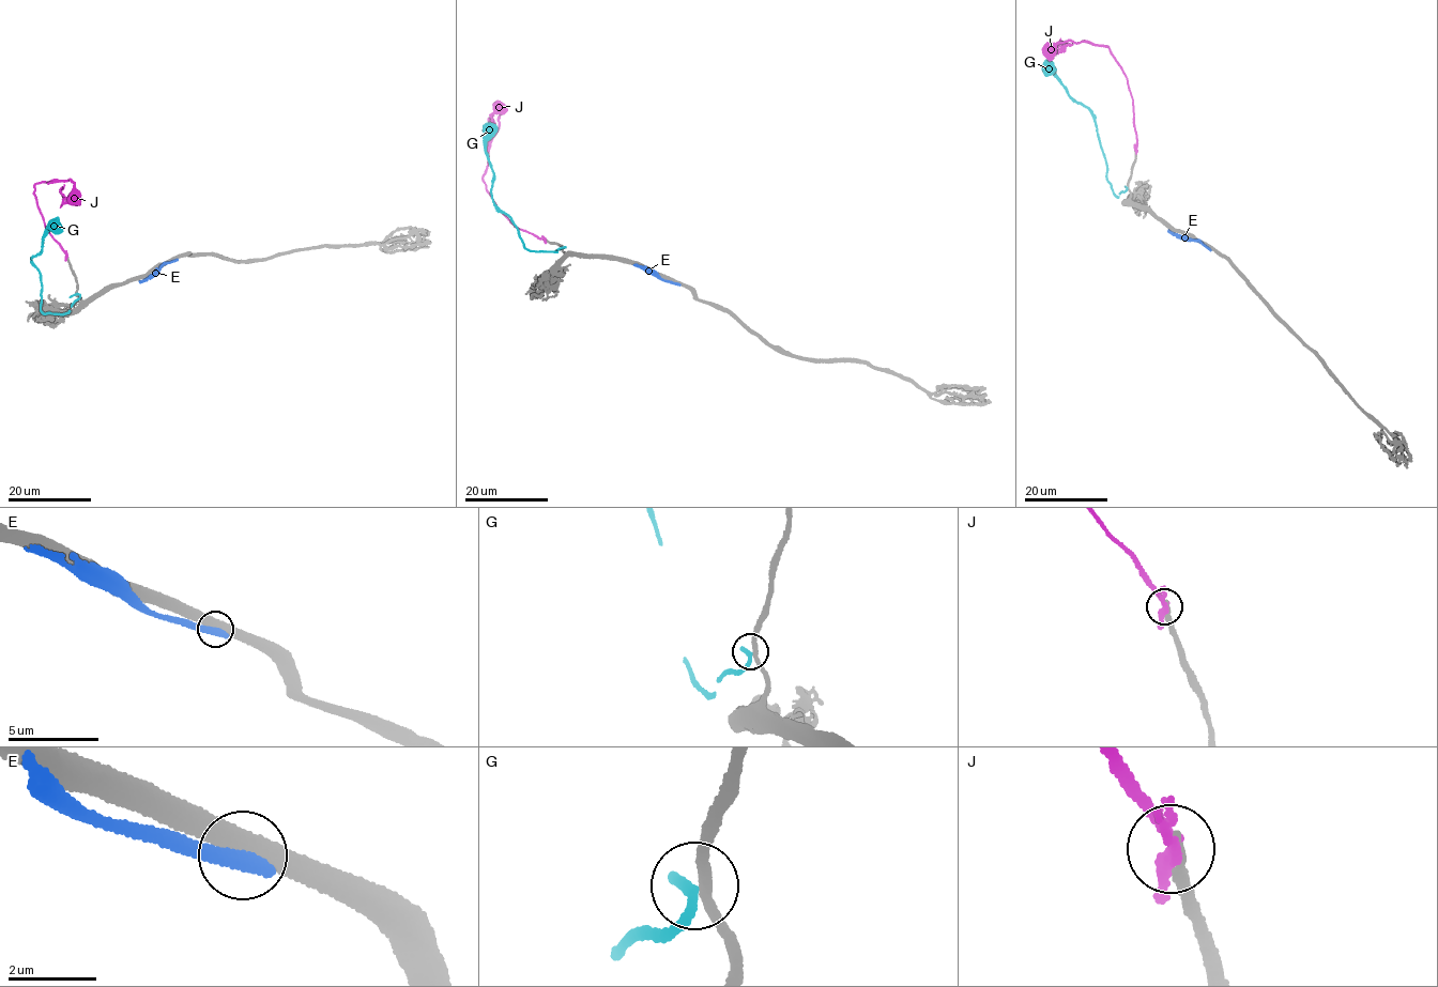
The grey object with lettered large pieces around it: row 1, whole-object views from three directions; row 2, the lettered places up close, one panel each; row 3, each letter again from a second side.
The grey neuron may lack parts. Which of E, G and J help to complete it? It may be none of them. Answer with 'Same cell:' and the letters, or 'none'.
Same cell: none

